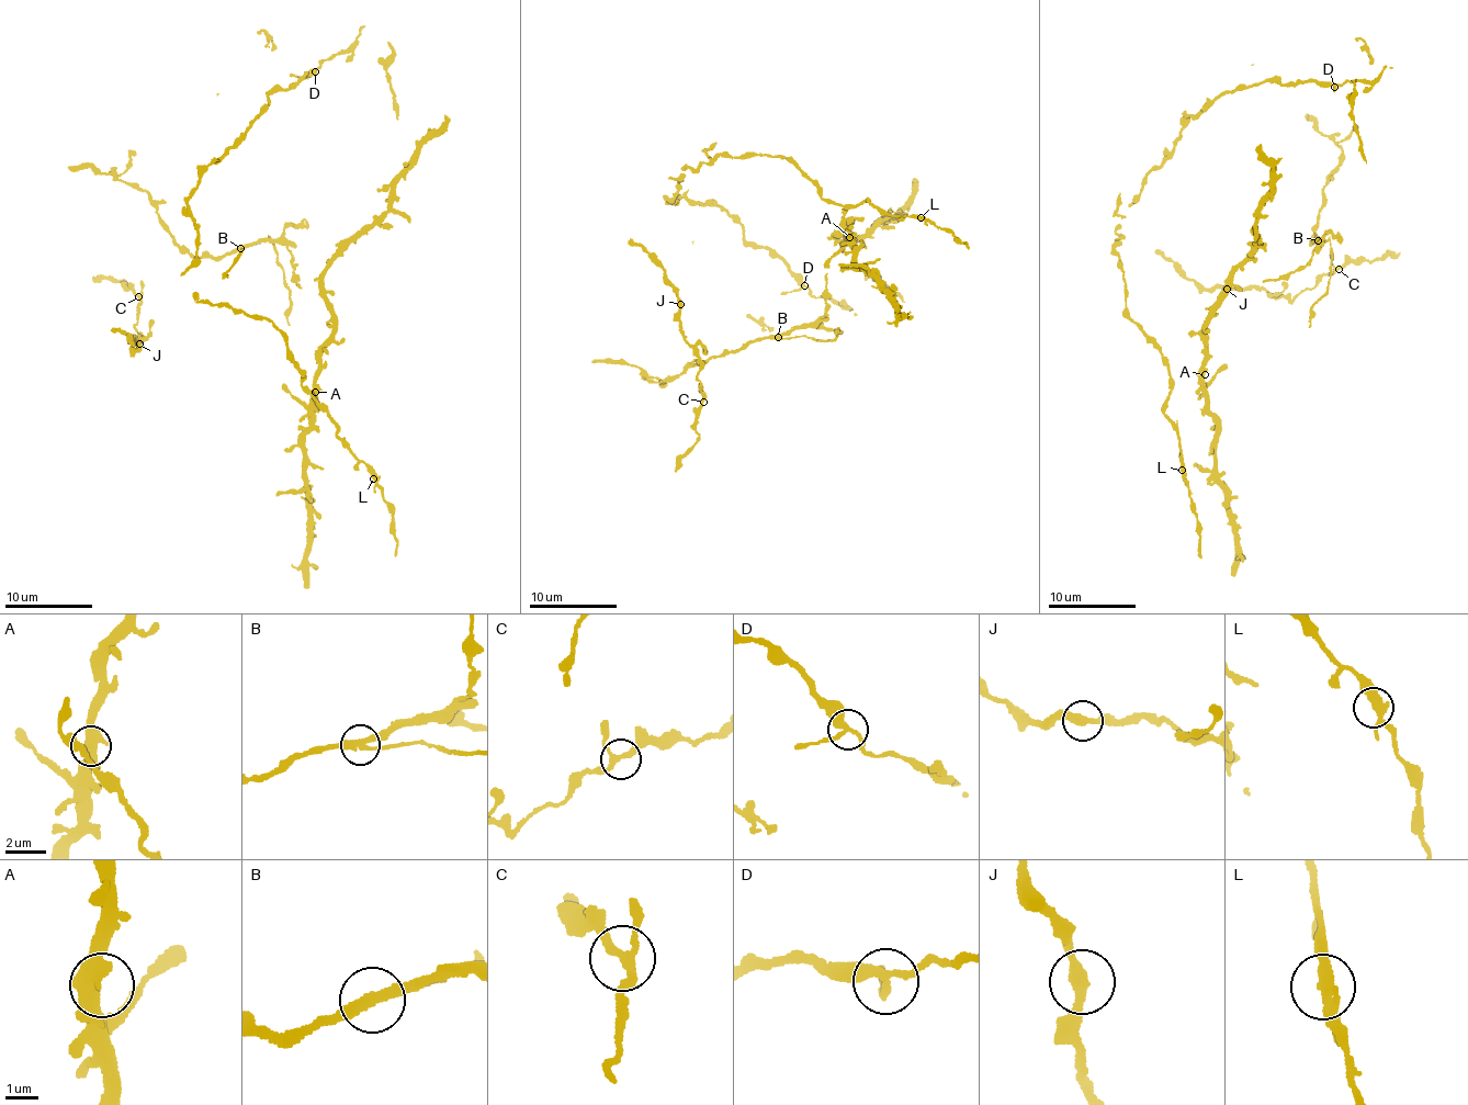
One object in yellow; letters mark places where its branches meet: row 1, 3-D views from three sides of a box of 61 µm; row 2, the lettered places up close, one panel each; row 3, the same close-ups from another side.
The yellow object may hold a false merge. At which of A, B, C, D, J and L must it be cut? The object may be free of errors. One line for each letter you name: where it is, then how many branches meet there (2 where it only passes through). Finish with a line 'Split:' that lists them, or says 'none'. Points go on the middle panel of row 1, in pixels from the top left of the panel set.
B: place (778, 337); branches 3
Split: B

